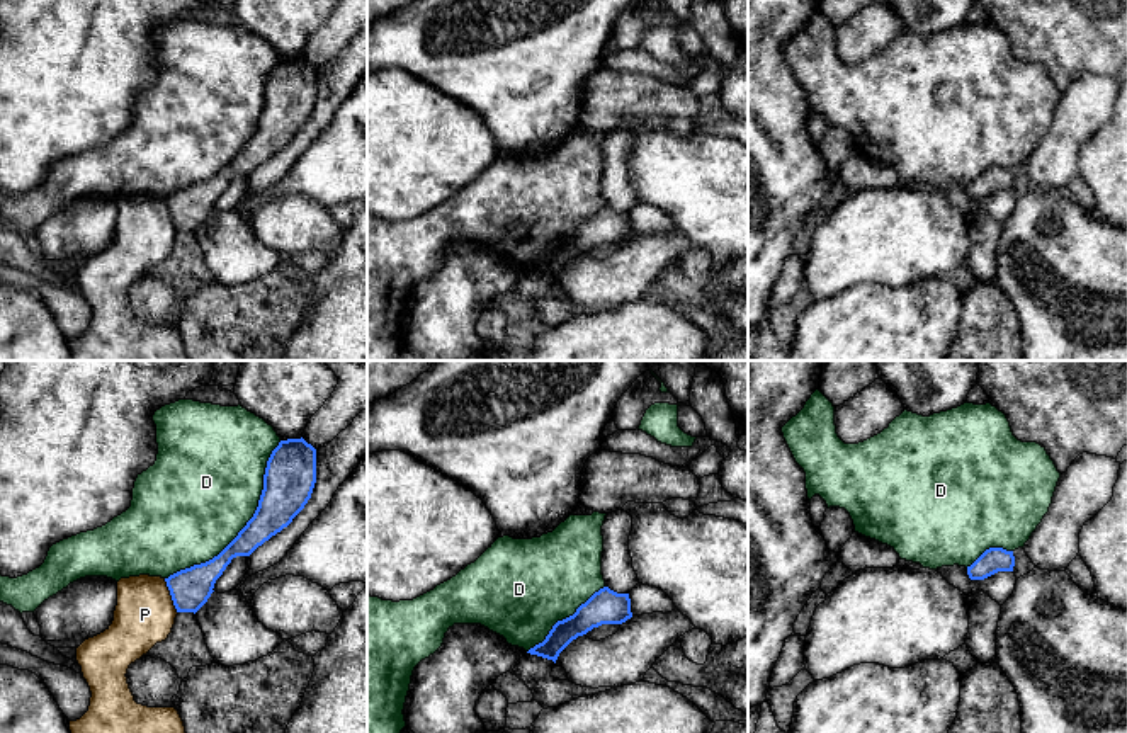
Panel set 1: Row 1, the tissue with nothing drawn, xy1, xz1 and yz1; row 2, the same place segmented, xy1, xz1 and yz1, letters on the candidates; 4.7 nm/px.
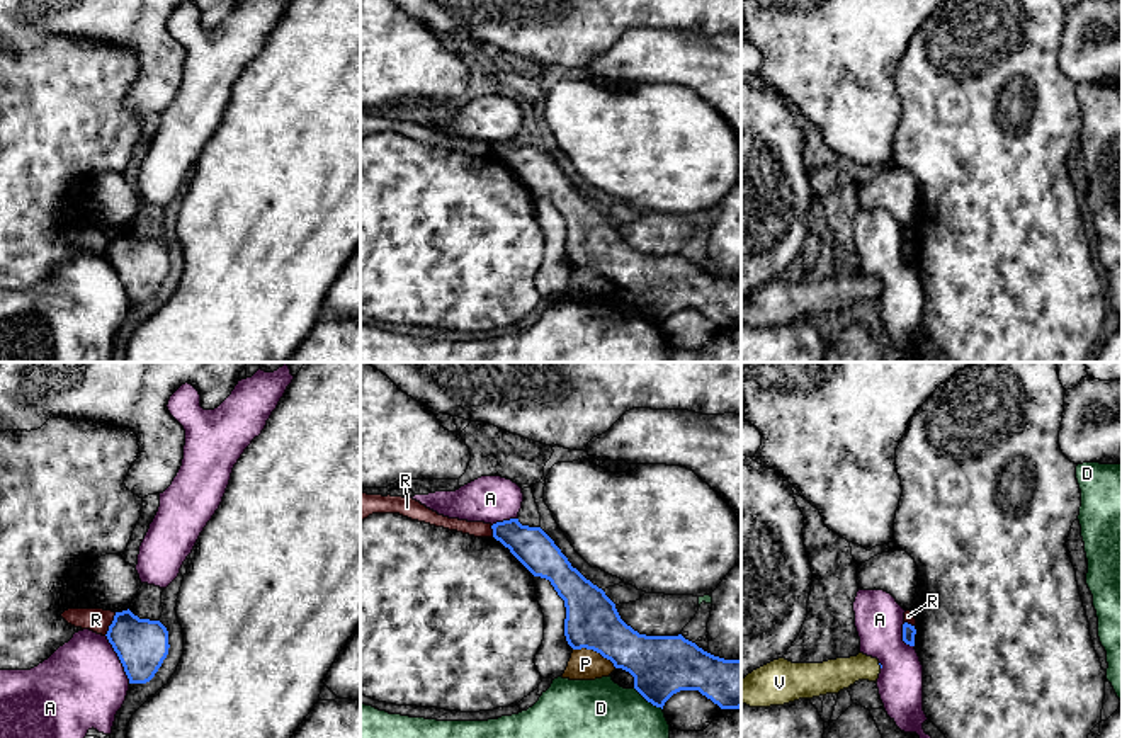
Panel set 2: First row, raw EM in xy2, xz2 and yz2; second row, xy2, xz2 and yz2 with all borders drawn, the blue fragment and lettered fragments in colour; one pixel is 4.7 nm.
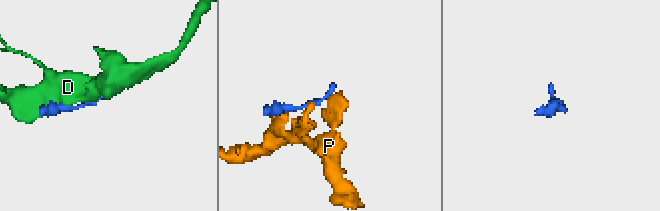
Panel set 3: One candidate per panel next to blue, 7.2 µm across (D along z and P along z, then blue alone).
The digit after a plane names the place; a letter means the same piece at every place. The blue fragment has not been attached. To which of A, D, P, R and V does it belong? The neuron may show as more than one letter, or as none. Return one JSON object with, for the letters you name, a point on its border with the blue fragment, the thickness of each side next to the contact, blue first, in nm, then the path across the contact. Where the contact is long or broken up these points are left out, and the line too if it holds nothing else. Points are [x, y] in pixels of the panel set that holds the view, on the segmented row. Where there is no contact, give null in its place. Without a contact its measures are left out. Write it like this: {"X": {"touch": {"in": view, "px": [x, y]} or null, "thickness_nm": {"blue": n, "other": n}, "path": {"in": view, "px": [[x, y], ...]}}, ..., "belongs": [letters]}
{"V": {"touch": {"in": "yz2", "px": [879, 664]}, "thickness_nm": {"blue": 20, "other": 160}, "path": {"in": "yz2", "px": [[879, 664], [830, 677]]}}, "belongs": ["V"]}

